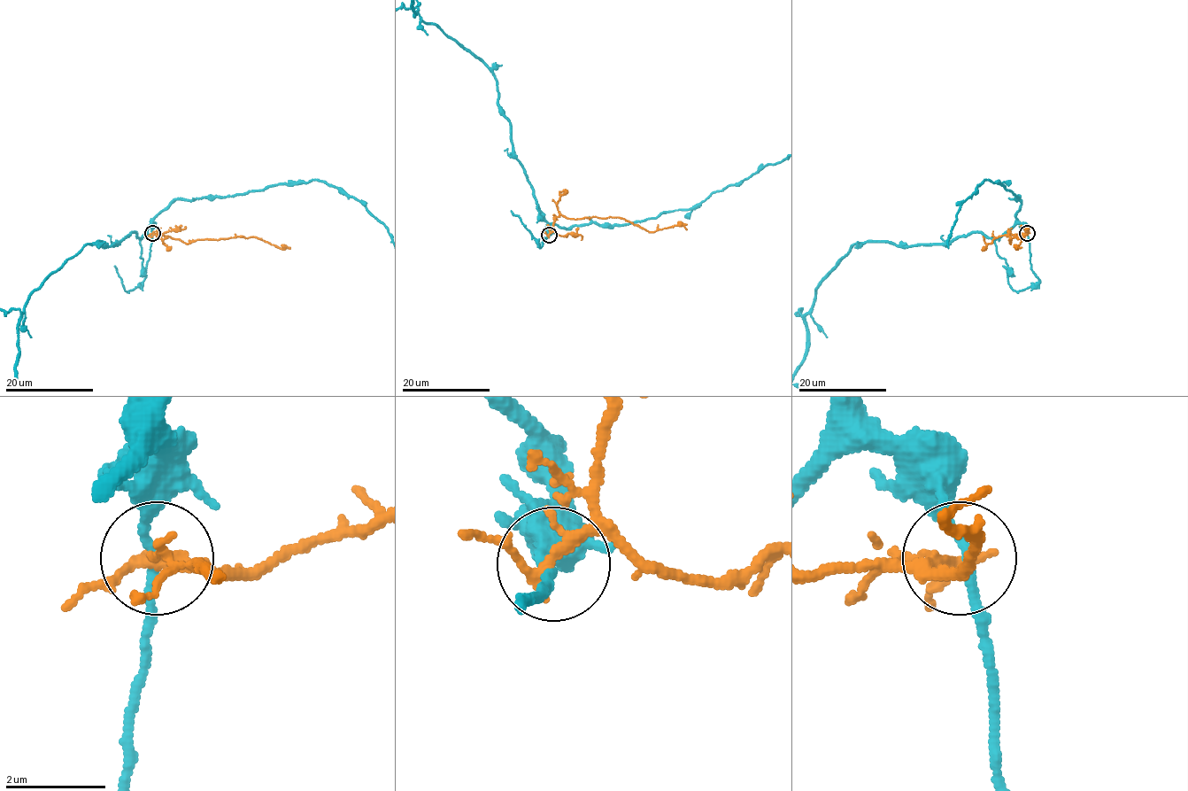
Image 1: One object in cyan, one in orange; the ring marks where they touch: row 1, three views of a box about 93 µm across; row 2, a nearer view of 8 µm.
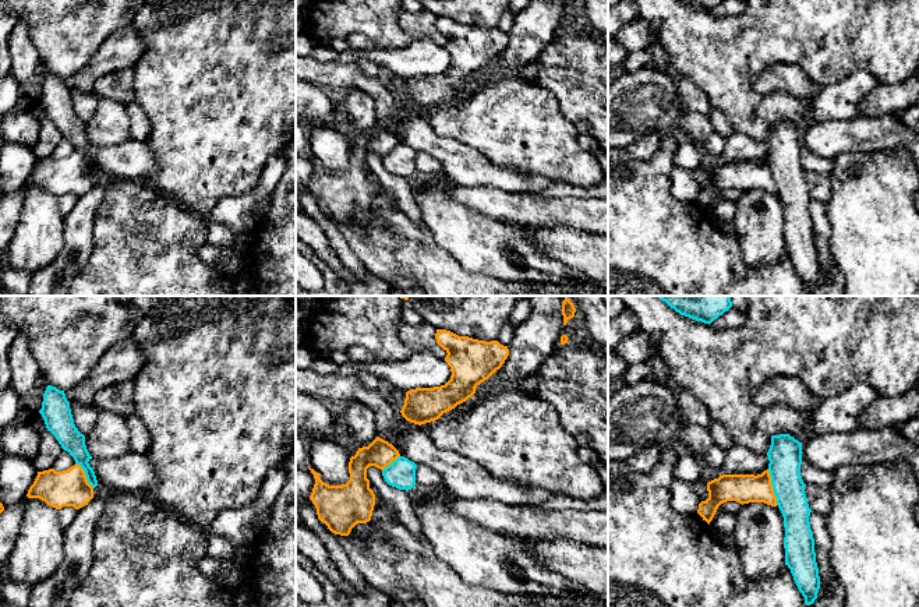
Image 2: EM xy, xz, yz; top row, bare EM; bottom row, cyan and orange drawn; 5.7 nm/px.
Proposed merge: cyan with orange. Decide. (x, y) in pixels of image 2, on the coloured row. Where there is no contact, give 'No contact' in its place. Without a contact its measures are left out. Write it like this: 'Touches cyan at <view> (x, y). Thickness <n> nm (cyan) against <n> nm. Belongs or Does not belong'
Touches cyan at yz (773, 487). Thickness 190 nm (cyan) against 170 nm. Does not belong

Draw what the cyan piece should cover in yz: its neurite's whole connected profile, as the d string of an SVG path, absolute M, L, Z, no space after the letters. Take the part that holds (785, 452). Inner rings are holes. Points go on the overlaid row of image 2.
M789 434L771 435L767 456L773 490L784 516L785 565L791 569L805 604L810 606L817 599L821 582L809 522L812 509L800 476L802 444Z

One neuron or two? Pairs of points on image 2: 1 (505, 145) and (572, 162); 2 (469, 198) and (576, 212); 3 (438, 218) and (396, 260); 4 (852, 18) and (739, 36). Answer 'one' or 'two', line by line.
1: one
2: one
3: two
4: one

